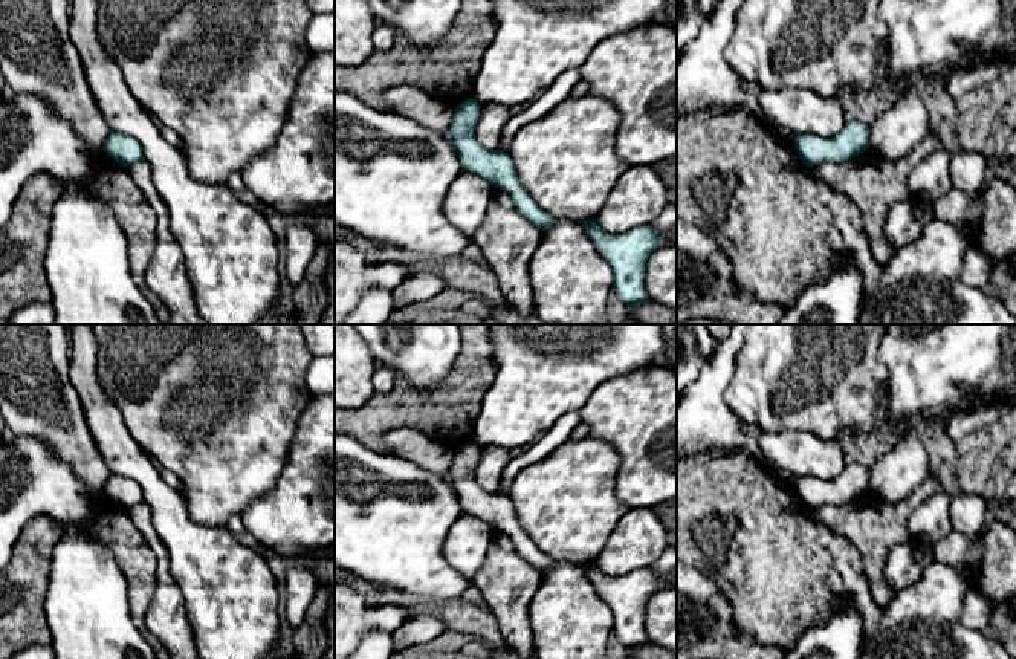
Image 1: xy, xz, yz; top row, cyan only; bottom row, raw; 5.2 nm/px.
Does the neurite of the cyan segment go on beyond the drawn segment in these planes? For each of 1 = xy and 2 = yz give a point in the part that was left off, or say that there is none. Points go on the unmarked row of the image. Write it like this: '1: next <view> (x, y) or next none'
1: next none
2: next none

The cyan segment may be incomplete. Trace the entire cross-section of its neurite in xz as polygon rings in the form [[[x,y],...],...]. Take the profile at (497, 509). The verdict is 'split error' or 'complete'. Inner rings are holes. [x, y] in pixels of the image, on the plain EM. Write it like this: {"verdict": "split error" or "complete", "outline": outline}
{"verdict": "complete", "outline": [[[474,440],[458,446],[454,454],[448,480],[457,492],[463,514],[474,515],[495,531],[510,537],[523,560],[545,573],[555,566],[555,560],[541,552],[519,526],[509,495],[484,491],[475,480],[474,471],[480,460],[480,450]]]}

